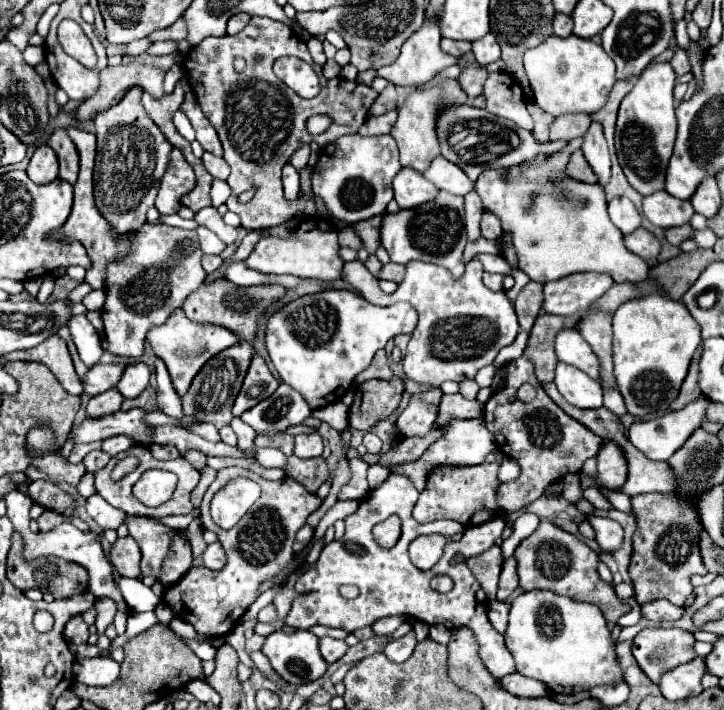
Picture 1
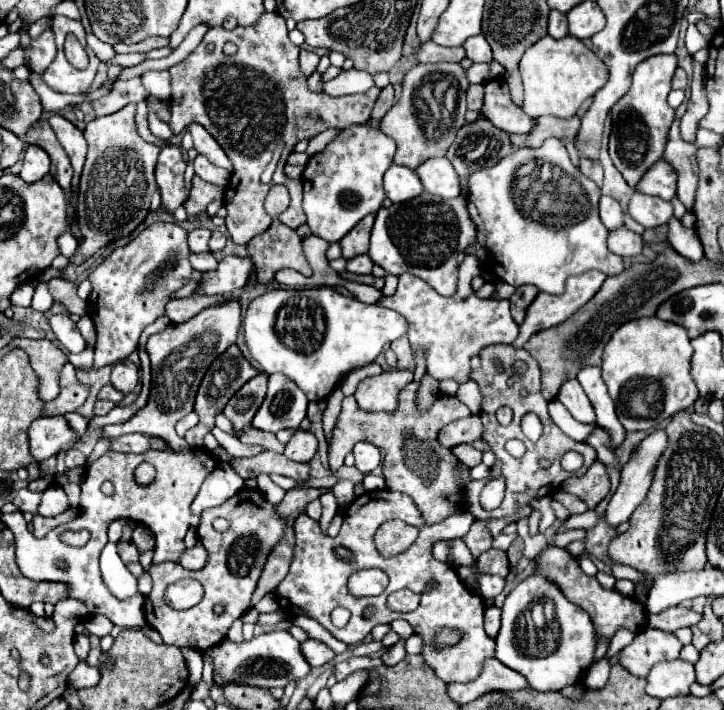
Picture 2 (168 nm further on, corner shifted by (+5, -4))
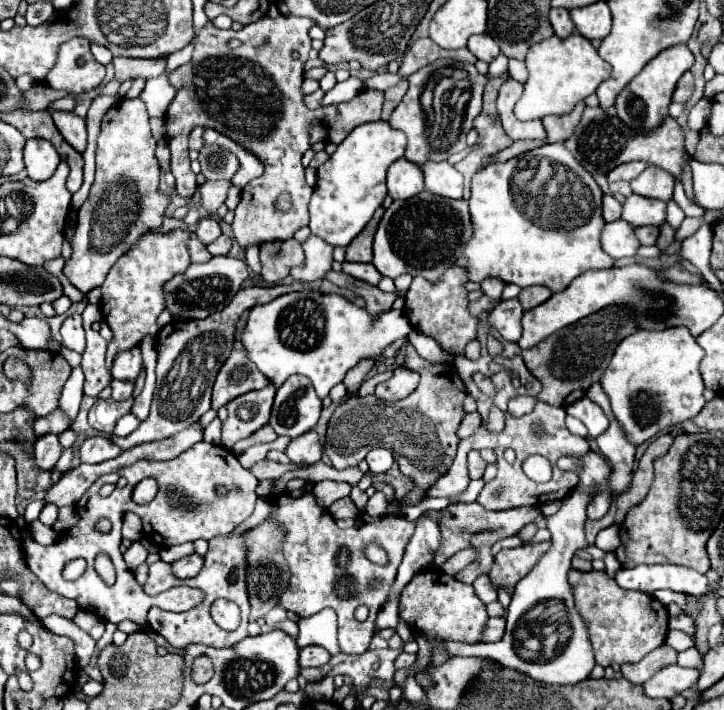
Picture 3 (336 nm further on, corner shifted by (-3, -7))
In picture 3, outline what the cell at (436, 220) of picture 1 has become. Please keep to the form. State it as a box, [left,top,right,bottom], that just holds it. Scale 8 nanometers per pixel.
[374,191,472,281]

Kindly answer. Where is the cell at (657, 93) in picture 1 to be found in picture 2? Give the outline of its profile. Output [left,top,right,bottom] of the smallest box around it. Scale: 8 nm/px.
[610,54,676,188]

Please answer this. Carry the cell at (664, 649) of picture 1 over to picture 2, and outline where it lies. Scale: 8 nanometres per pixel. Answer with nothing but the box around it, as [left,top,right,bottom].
[620,628,682,678]

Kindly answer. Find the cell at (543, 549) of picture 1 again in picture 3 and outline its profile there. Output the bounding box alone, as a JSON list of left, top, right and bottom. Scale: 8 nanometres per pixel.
[568,569,668,667]

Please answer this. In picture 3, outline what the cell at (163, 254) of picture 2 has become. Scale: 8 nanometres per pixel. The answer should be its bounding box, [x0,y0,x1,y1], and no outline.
[100,229,190,367]

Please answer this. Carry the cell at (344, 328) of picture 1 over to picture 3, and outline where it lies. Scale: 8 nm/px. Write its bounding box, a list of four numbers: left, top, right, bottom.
[242,291,412,399]

